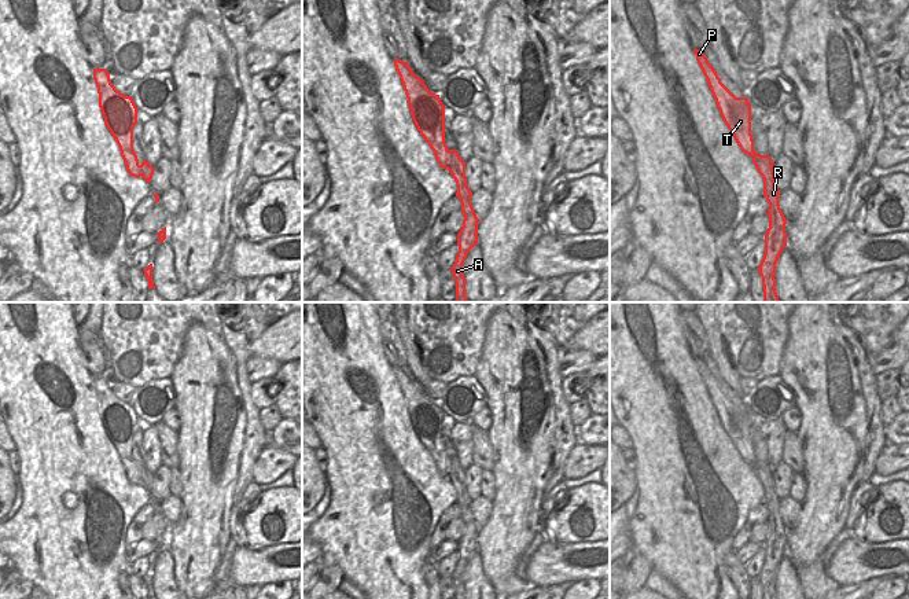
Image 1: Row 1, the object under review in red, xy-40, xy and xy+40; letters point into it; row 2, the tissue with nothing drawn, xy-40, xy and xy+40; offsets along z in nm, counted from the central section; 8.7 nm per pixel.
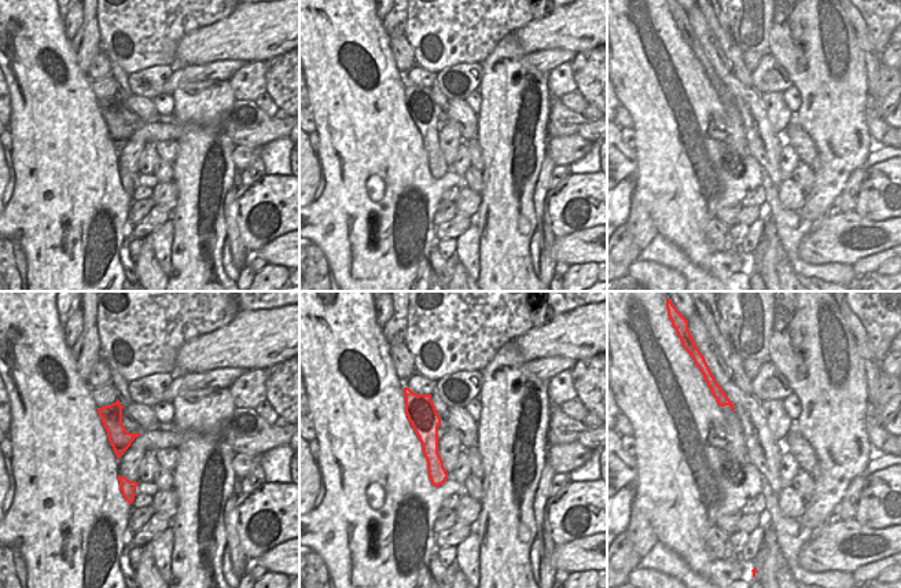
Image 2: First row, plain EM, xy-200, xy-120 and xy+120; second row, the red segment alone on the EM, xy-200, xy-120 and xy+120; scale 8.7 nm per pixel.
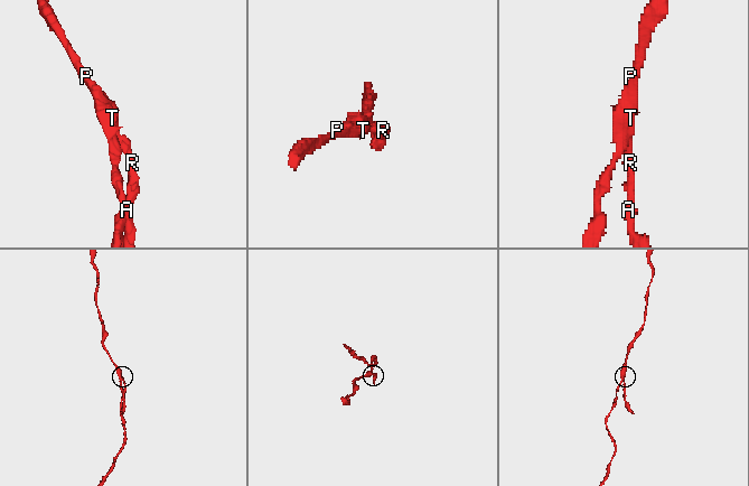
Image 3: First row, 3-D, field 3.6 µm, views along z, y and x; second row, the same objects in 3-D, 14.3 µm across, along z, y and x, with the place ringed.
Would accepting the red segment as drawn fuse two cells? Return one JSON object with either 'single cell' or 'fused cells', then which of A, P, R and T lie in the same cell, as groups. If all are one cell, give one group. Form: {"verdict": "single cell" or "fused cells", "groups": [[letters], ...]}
{"verdict": "fused cells", "groups": [["A", "R"], ["P", "T"]]}

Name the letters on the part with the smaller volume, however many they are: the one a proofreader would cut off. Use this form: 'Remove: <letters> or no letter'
Remove: A, R

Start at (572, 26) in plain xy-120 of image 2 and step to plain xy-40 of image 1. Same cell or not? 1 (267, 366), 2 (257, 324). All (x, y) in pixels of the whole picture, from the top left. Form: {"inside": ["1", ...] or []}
{"inside": []}

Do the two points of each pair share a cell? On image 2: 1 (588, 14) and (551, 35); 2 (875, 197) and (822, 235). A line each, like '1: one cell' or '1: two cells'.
1: one cell
2: two cells

